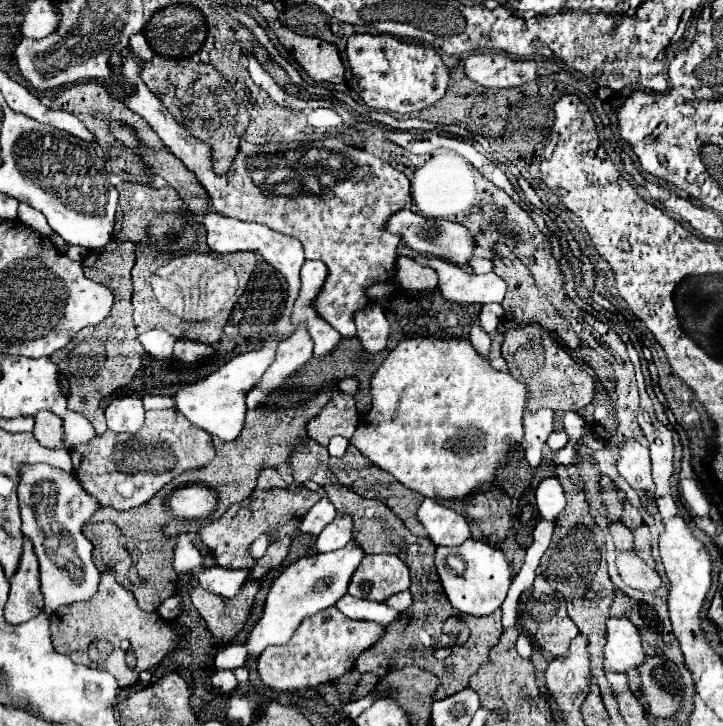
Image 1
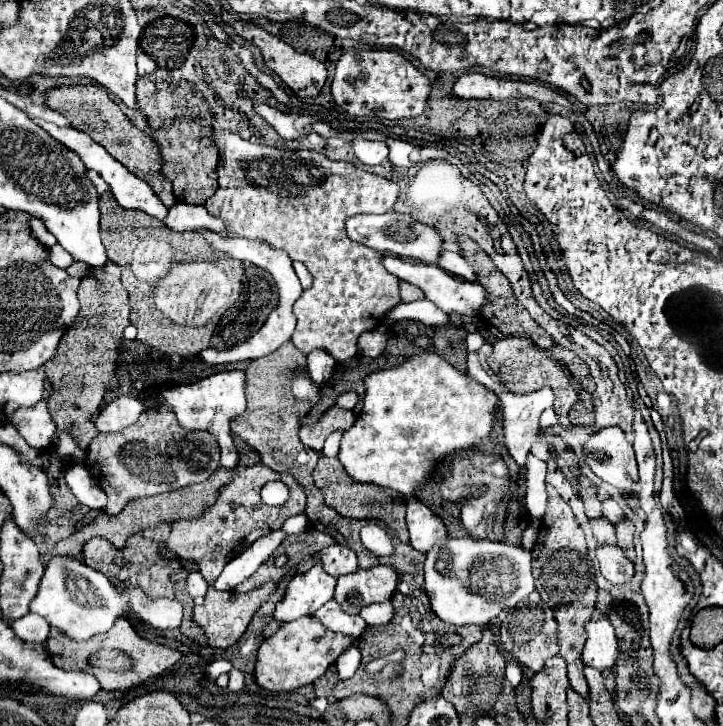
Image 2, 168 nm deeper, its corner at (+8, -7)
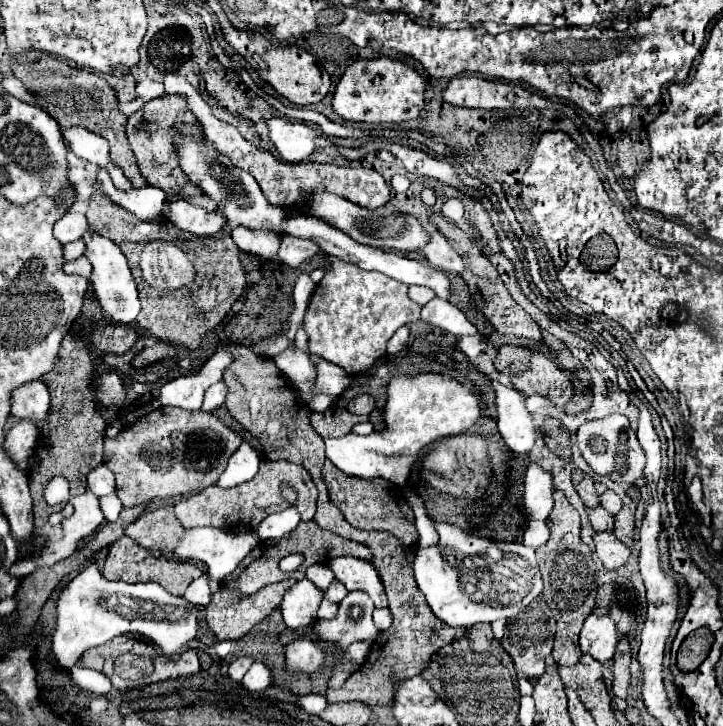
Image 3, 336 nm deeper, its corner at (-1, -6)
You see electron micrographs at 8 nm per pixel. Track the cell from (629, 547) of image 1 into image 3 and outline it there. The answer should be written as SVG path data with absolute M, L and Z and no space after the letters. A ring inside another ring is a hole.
M601 506L589 510L589 520L591 520L591 526L595 532L613 532L613 528L615 528L615 516L611 516Z

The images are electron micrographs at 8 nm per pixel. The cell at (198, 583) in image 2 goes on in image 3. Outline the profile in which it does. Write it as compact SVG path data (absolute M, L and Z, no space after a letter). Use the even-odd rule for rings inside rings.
M201 574L199 578L195 578L195 580L189 584L189 588L187 588L187 592L185 592L183 596L185 596L189 602L193 602L193 604L207 606L209 600L211 600L211 590L209 590L209 578L207 578L207 574Z

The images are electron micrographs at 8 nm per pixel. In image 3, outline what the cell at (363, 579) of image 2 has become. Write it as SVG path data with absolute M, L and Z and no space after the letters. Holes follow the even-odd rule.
M349 592L341 602L339 602L339 614L335 620L319 620L315 622L313 630L319 634L323 640L331 640L337 644L339 660L333 664L335 666L341 662L347 646L355 640L375 640L379 630L375 628L371 614L375 606L371 598L365 592Z

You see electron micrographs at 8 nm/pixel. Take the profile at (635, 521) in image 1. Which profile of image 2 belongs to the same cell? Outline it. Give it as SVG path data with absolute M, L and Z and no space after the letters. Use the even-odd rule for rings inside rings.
M614 499L602 501L602 515L604 515L612 525L616 525L616 523L620 523L620 521L624 519L624 511L618 507L618 503L616 503Z

